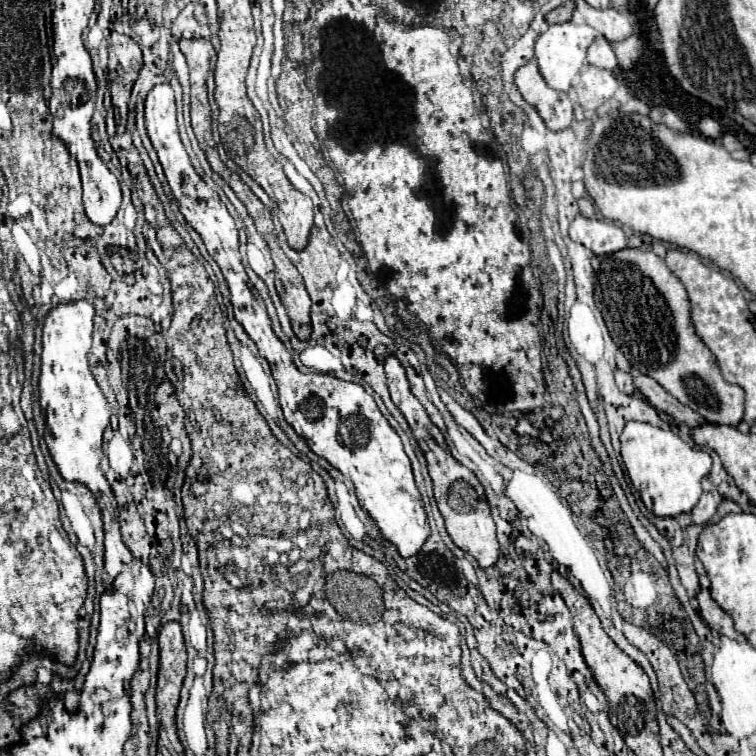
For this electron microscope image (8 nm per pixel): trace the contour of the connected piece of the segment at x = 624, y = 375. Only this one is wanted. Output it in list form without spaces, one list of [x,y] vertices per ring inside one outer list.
[[[615,370],[615,382],[617,382],[619,390],[623,390],[625,394],[633,394],[633,392],[635,392],[633,376],[631,376],[629,372],[623,372],[623,370]]]

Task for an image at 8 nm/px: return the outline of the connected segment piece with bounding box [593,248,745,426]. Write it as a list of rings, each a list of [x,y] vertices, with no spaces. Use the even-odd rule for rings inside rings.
[[[623,248],[619,252],[607,256],[593,258],[593,270],[597,274],[597,284],[601,290],[599,308],[603,312],[603,320],[609,328],[613,342],[625,354],[633,368],[657,380],[669,394],[679,398],[691,410],[703,414],[707,422],[737,426],[743,418],[743,390],[739,386],[727,384],[719,372],[713,352],[705,346],[705,342],[697,336],[695,326],[691,322],[691,304],[685,292],[685,286],[679,278],[669,270],[663,258],[659,258],[651,250],[643,248]]]

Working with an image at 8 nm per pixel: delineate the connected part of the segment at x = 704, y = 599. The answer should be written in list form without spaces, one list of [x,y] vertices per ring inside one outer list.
[[[701,590],[699,596],[697,596],[697,600],[699,600],[699,608],[701,608],[699,614],[707,622],[707,626],[711,626],[711,630],[715,630],[721,636],[729,636],[729,638],[733,638],[737,642],[743,642],[745,640],[743,634],[739,634],[735,630],[733,618],[711,598],[709,590]]]

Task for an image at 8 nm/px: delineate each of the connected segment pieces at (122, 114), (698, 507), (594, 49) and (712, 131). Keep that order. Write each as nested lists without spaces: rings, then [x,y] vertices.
[[[111,32],[109,36],[109,80],[113,106],[121,122],[127,118],[127,104],[131,88],[139,76],[143,58],[139,44],[125,34]]]
[[[707,476],[701,480],[701,486],[703,486],[703,494],[701,494],[699,502],[695,504],[695,508],[691,510],[693,524],[705,524],[705,522],[709,522],[711,516],[717,512],[719,502],[723,500],[721,494],[717,492],[717,488],[711,484],[711,480]]]
[[[601,38],[601,42],[593,42],[593,44],[589,46],[587,62],[593,64],[593,66],[597,66],[597,68],[605,68],[605,70],[615,70],[615,68],[619,68],[617,58],[615,58],[615,54],[613,54],[613,48],[611,48],[611,44],[609,44],[605,38]]]
[[[703,118],[699,124],[697,124],[699,132],[705,136],[705,138],[711,138],[711,140],[719,140],[723,136],[721,132],[721,124],[713,118]]]

